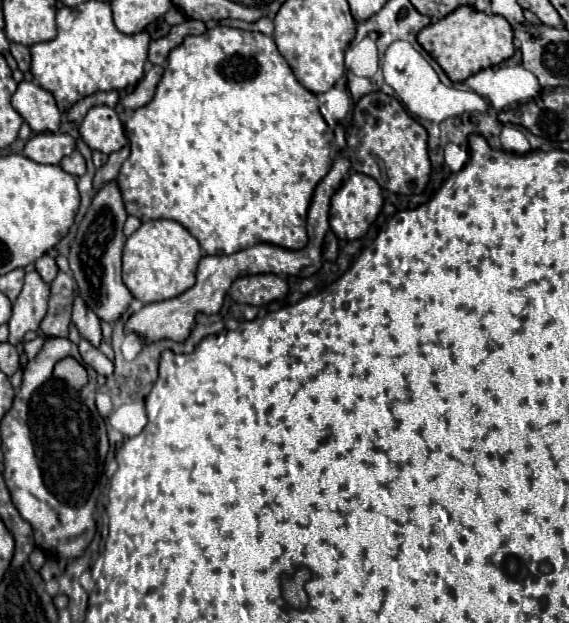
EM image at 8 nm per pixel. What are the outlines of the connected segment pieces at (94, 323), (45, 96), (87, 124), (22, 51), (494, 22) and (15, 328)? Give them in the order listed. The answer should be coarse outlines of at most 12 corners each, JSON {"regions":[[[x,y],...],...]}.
{"regions":[[[74,290],[72,322],[94,346],[100,344],[100,320]],[[36,82],[12,106],[32,132],[58,132],[60,110]],[[92,106],[80,122],[90,150],[112,154],[128,144],[118,112]],[[10,44],[18,68],[30,72],[30,48]],[[460,6],[418,32],[452,82],[514,54],[510,24]],[[28,272],[8,322],[10,342],[38,330],[50,286]]]}

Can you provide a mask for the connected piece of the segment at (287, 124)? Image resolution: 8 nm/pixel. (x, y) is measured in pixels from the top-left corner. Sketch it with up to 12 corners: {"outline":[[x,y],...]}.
{"outline":[[270,36],[170,52],[126,122],[130,216],[306,246],[332,166]]}

